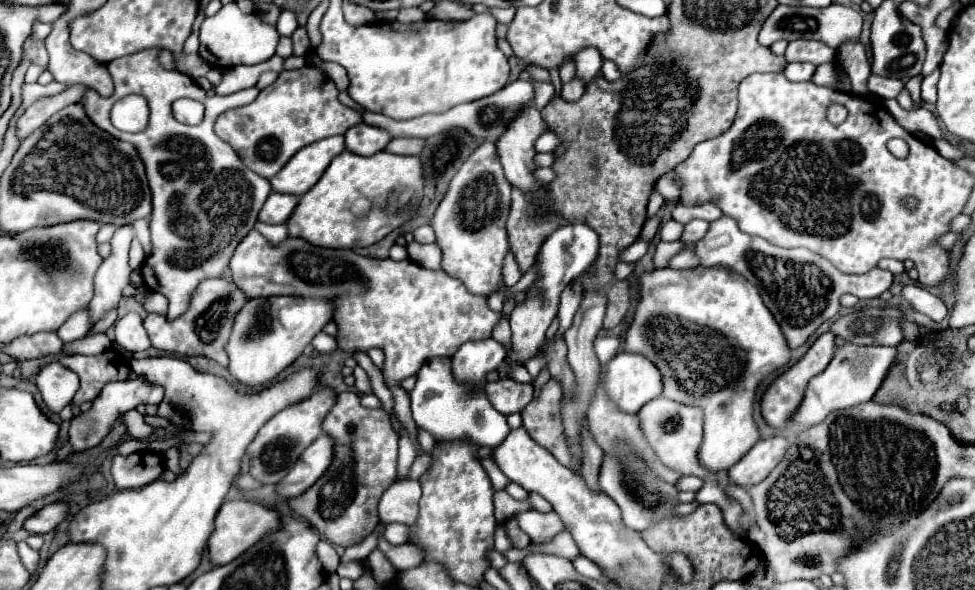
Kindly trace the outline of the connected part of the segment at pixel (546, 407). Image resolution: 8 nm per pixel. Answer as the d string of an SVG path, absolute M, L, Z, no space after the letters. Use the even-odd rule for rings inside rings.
M550 379L542 387L540 397L534 399L522 411L522 421L530 437L544 449L550 449L552 455L560 459L562 465L568 467L570 451L568 451L562 423L560 423L560 397L562 397L560 383Z

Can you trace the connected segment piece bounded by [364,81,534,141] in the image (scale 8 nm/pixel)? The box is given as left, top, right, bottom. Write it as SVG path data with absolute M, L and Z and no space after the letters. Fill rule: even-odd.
M514 81L508 87L496 91L494 95L490 95L490 97L484 97L484 99L478 99L478 101L472 101L472 103L456 105L454 109L450 109L446 113L440 113L440 115L422 115L422 117L414 117L414 119L408 119L408 121L392 121L390 117L366 111L364 121L368 125L380 125L380 129L388 129L388 133L392 133L392 137L432 137L440 131L446 131L446 129L452 129L452 127L462 127L474 137L482 137L486 141L496 141L504 133L504 127L508 125L508 121L524 105L532 105L532 99L534 99L532 83Z

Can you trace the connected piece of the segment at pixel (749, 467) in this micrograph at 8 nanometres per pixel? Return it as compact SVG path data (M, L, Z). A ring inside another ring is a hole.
M784 437L758 441L732 469L728 469L730 481L740 487L750 487L764 481L764 477L768 477L768 473L782 461L786 449L788 441Z

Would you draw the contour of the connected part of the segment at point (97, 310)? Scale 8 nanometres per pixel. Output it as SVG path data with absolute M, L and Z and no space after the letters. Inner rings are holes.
M122 225L116 229L112 237L112 253L104 263L100 265L96 277L94 277L94 299L90 301L90 315L96 323L110 307L116 307L122 289L130 281L130 265L128 265L128 249L132 243L134 231L132 225Z

